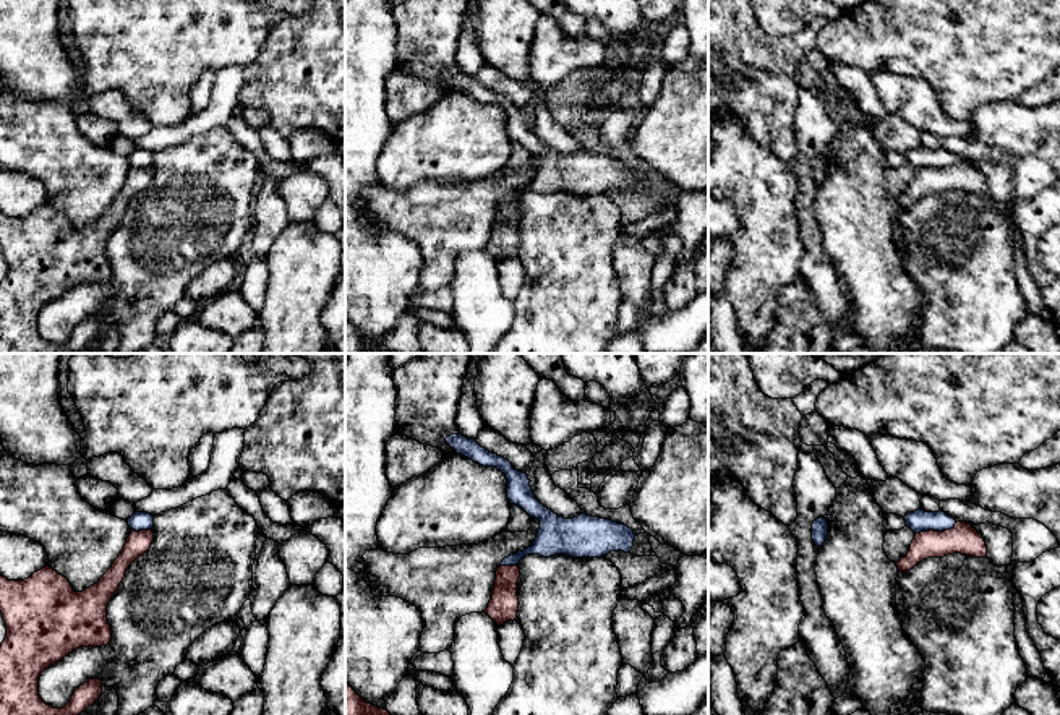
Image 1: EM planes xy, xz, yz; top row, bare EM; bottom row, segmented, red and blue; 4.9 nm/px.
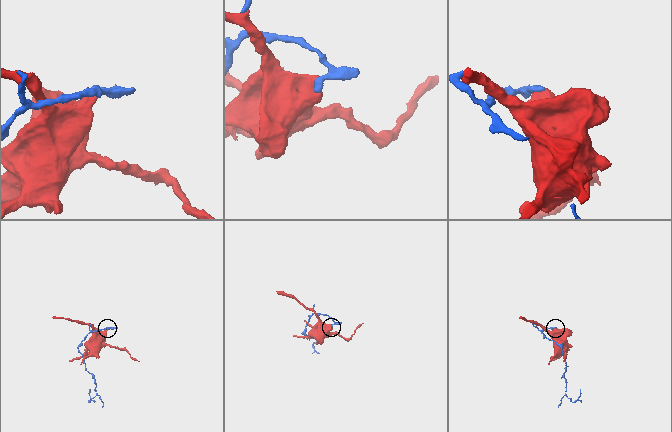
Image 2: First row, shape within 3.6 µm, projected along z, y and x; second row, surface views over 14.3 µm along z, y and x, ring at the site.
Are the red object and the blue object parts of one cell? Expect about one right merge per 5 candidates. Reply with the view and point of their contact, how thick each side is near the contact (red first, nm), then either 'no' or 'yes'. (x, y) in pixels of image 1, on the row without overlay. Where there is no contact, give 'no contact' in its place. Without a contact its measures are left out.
yz (934, 167) | 150/110 nm | no

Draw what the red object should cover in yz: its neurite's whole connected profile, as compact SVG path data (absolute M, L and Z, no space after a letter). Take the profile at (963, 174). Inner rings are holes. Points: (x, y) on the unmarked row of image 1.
M956 159L950 167L916 170L908 191L896 203L900 209L906 209L922 196L943 195L953 190L987 195L987 183L982 172L971 161Z

